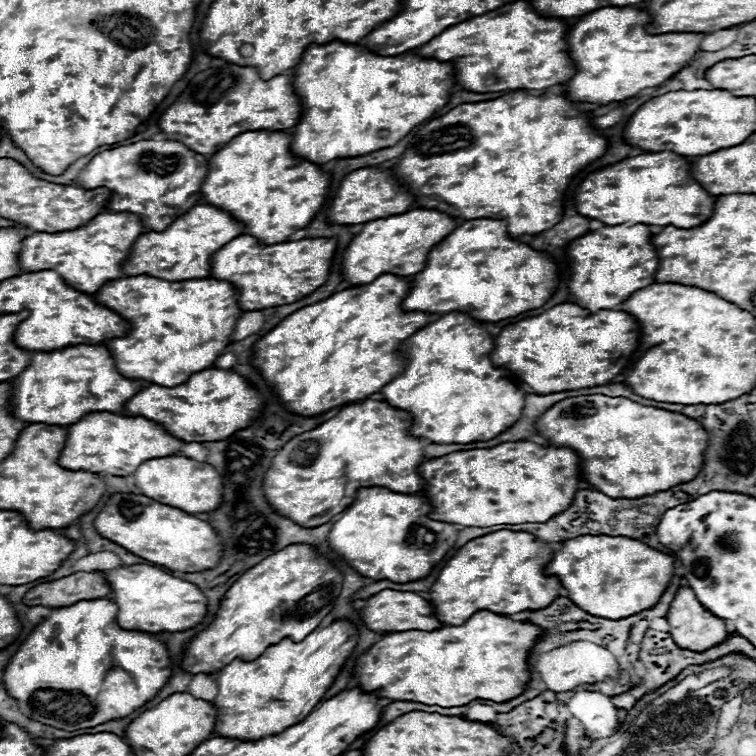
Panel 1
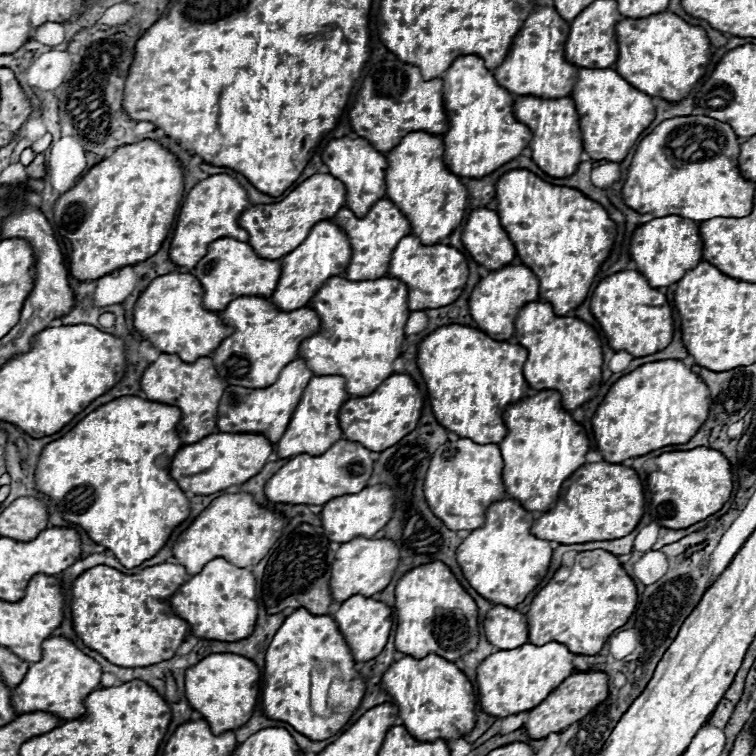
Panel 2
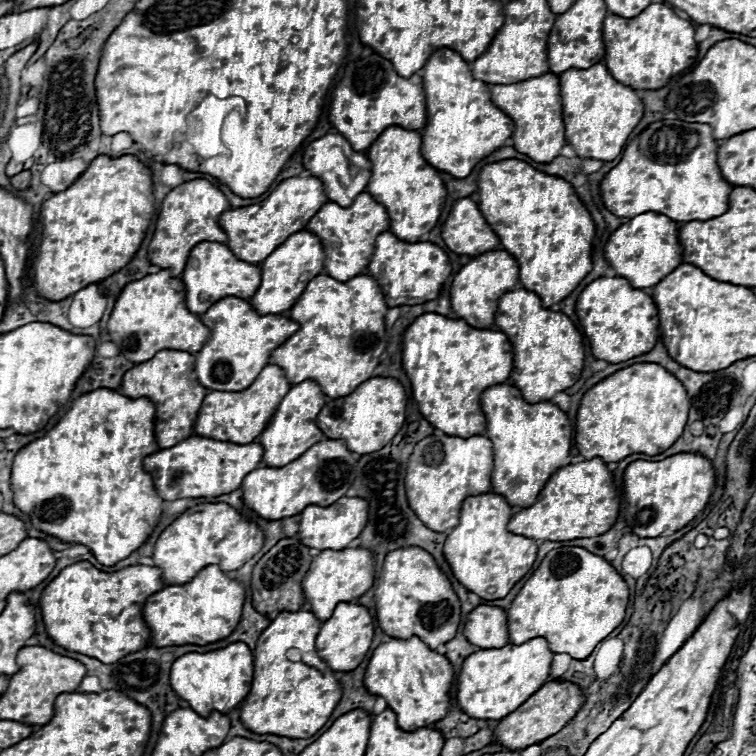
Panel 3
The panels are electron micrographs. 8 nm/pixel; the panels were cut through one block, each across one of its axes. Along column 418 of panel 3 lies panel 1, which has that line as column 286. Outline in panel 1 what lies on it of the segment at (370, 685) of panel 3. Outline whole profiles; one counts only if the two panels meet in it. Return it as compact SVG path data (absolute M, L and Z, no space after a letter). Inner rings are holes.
M340 620L326 628L314 630L302 642L292 642L286 638L286 640L266 648L266 652L260 654L256 660L234 660L234 662L226 664L224 668L218 670L218 678L216 678L218 694L214 700L210 700L210 704L216 706L216 710L218 710L214 736L236 738L236 740L258 740L262 736L282 732L288 726L302 722L322 700L324 692L334 682L338 670L344 666L344 662L352 654L354 646L356 646L356 628L350 622Z

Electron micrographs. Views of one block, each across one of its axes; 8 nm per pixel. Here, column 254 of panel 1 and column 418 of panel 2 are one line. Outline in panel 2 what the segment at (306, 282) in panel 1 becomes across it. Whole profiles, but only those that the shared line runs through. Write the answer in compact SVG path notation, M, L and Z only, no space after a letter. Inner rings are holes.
M404 236L392 252L390 260L390 278L398 278L408 286L408 308L414 310L428 310L428 308L442 308L452 304L468 278L468 264L462 252L452 246L436 244L436 246L420 246L418 238Z

